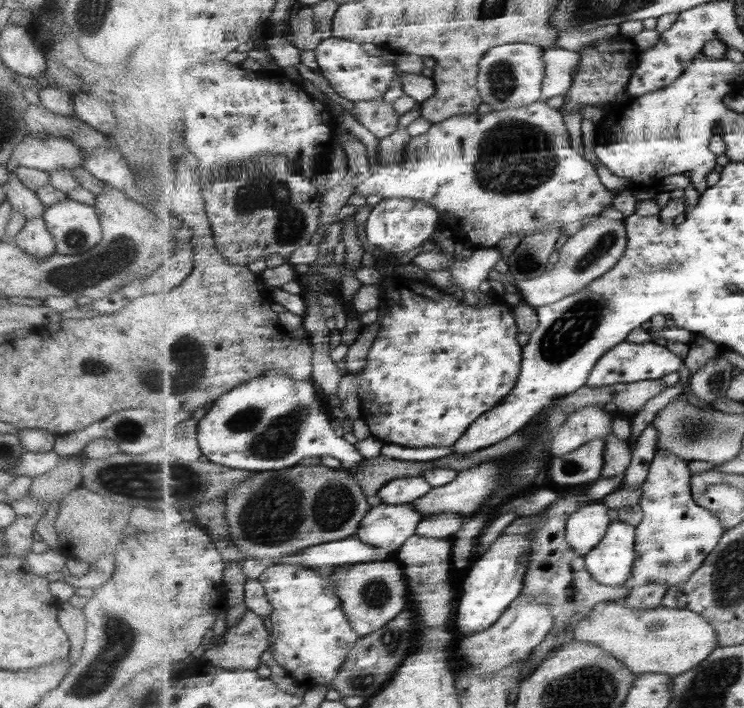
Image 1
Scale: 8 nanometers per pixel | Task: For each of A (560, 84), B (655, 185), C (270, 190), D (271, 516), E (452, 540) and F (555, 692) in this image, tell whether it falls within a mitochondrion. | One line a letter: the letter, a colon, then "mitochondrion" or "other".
A: other
B: other
C: mitochondrion
D: mitochondrion
E: other
F: mitochondrion

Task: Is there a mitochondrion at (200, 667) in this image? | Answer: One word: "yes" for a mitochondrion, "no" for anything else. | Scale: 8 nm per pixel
no

